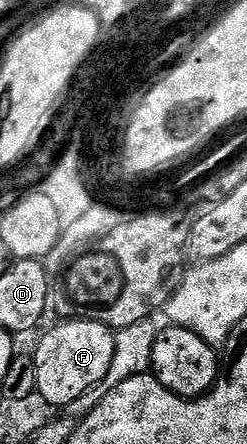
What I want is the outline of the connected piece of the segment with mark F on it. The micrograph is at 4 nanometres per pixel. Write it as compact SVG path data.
M70 317L70 322L61 322L41 338L37 350L32 351L35 368L39 372L37 392L47 398L53 408L63 408L83 396L87 388L99 384L111 368L115 356L116 333L110 327L91 318Z

